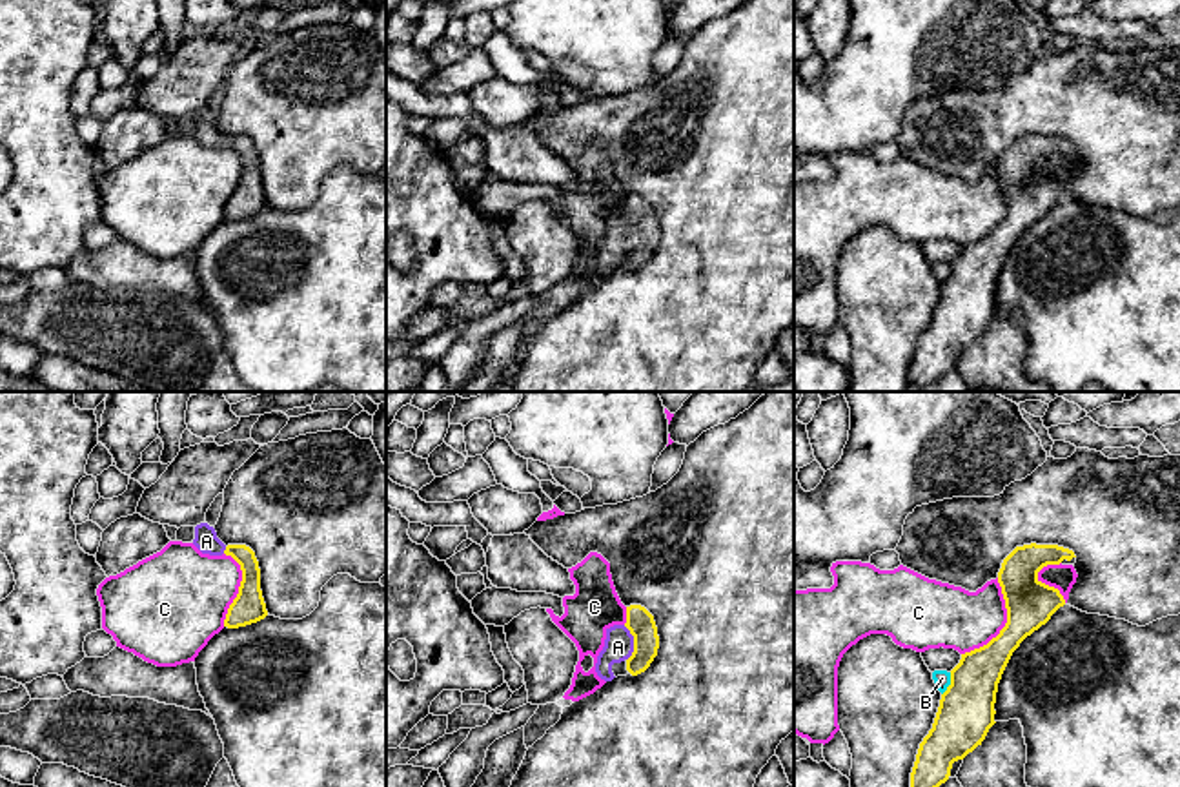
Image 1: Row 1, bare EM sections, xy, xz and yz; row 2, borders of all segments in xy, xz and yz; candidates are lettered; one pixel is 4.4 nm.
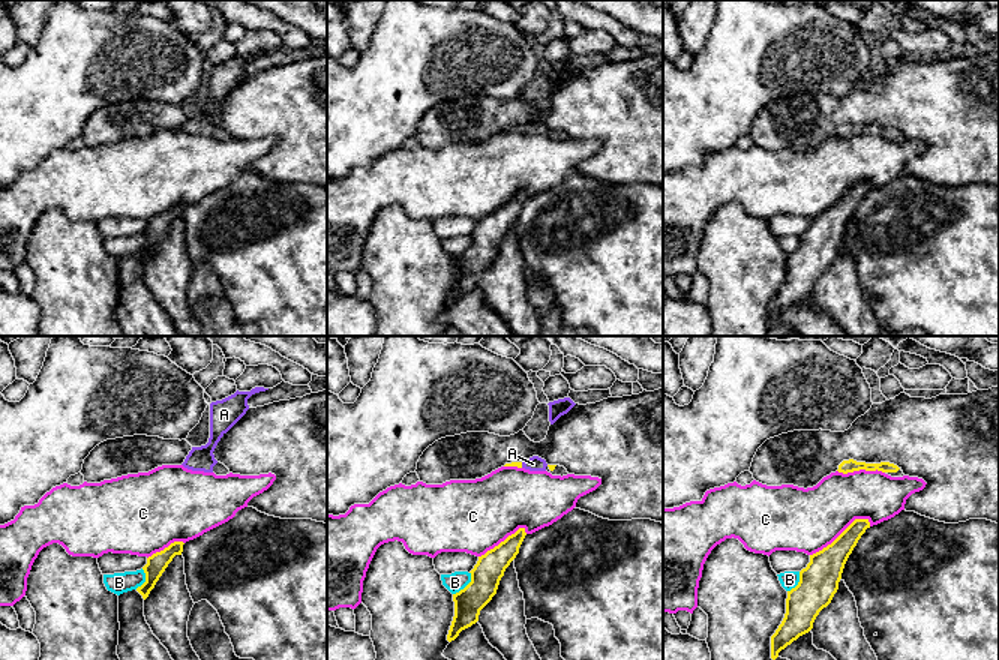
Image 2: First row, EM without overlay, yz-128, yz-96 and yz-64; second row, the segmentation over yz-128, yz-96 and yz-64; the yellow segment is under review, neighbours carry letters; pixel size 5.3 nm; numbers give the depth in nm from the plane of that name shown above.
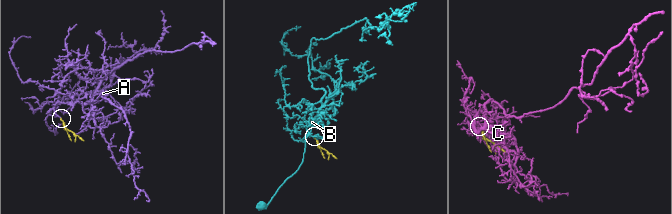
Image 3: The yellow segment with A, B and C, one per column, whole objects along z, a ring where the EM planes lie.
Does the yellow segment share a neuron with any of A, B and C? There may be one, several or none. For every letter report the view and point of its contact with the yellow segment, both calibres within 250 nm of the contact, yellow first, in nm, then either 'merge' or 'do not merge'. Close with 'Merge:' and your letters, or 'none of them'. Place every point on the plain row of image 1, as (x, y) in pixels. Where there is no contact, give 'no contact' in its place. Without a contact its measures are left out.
A: meets yellow in xz at (634, 235); 120 nm thick on the yellow side, 130 nm on the other; merge
B: meets yellow in yz at (951, 275); 240 nm thick on the yellow side, 80 nm on the other; do not merge
C: meets yellow in yz at (1006, 215); 220 nm thick on the yellow side, 280 nm on the other; do not merge
Merge: A

